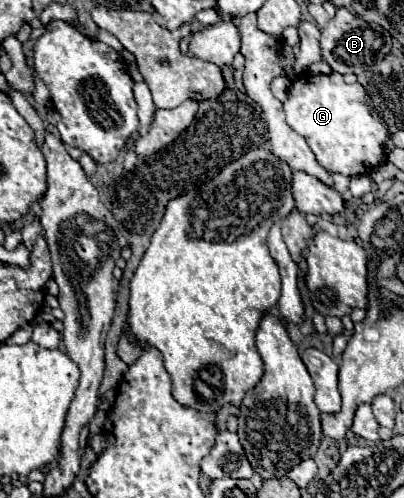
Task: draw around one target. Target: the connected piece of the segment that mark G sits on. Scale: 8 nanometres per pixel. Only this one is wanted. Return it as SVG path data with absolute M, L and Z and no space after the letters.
M338 72L328 76L302 74L294 80L296 82L292 82L284 102L286 122L306 138L316 160L320 160L330 172L344 176L372 172L386 158L384 138L388 130L380 120L372 118L362 84L346 84Z

